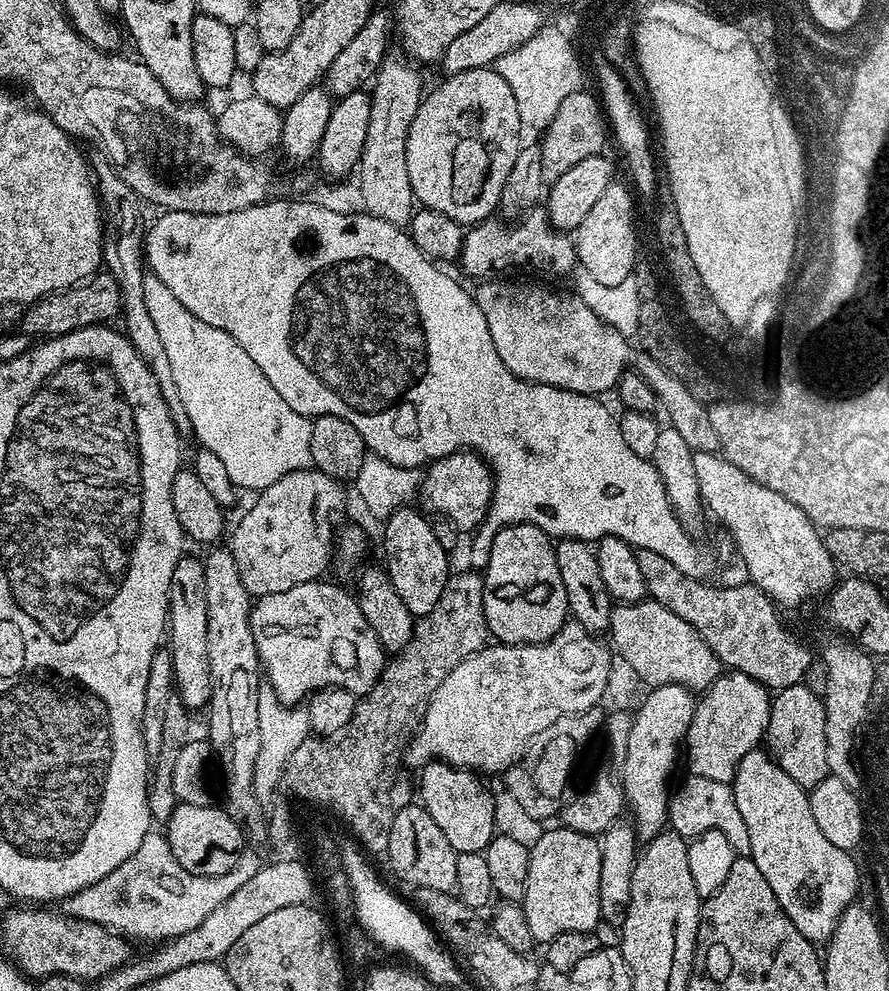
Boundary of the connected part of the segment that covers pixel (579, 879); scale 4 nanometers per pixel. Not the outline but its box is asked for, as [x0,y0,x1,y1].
[522,826,601,942]

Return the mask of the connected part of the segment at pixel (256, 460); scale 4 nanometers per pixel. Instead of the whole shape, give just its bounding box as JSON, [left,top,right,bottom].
[144,275,312,490]

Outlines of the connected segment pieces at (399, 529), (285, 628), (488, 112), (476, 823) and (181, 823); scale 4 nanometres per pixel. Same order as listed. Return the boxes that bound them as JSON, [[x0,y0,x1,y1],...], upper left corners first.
[[383,506,450,618],[249,579,385,706],[406,67,522,226],[418,762,497,852],[166,802,245,876]]

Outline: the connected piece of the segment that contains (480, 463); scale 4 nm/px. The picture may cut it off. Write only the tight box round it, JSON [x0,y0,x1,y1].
[418,450,493,530]

